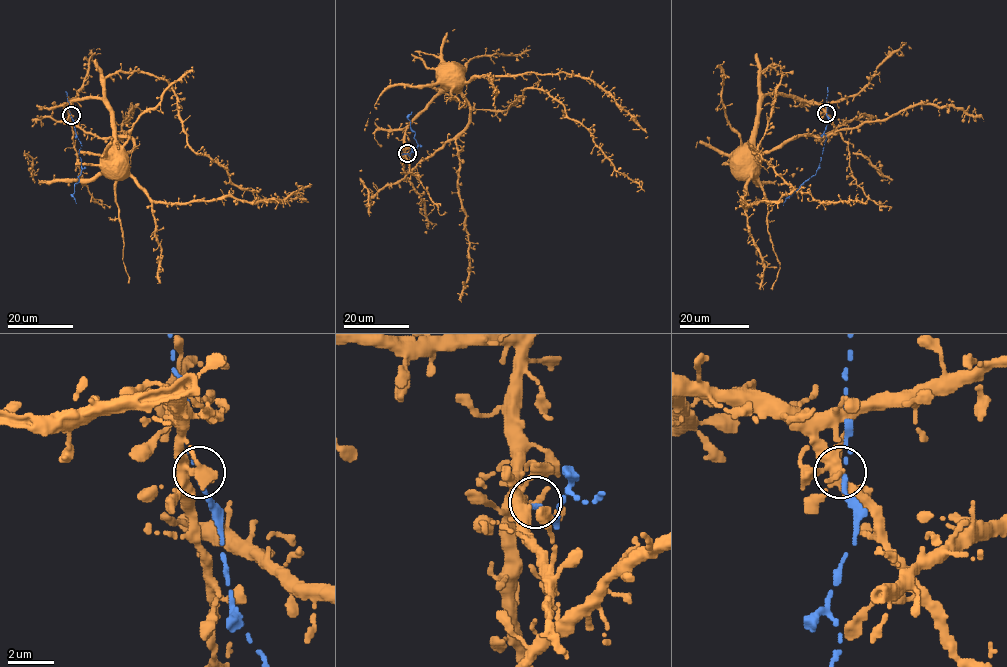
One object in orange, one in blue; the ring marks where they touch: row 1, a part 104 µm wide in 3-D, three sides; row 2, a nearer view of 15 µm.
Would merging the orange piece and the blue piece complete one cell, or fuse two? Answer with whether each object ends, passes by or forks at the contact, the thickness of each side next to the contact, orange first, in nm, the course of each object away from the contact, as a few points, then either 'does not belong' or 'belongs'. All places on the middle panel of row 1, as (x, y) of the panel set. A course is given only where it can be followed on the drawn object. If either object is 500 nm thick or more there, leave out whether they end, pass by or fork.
orange forks there; blue ends there; 220 nm thick on the orange side, 220 nm on the other; orange runs (407, 152), (405, 128), (440, 91), (506, 110), (524, 91), (542, 89), (637, 192); blue runs (407, 153), (417, 151), (408, 118), (412, 112); does not belong

